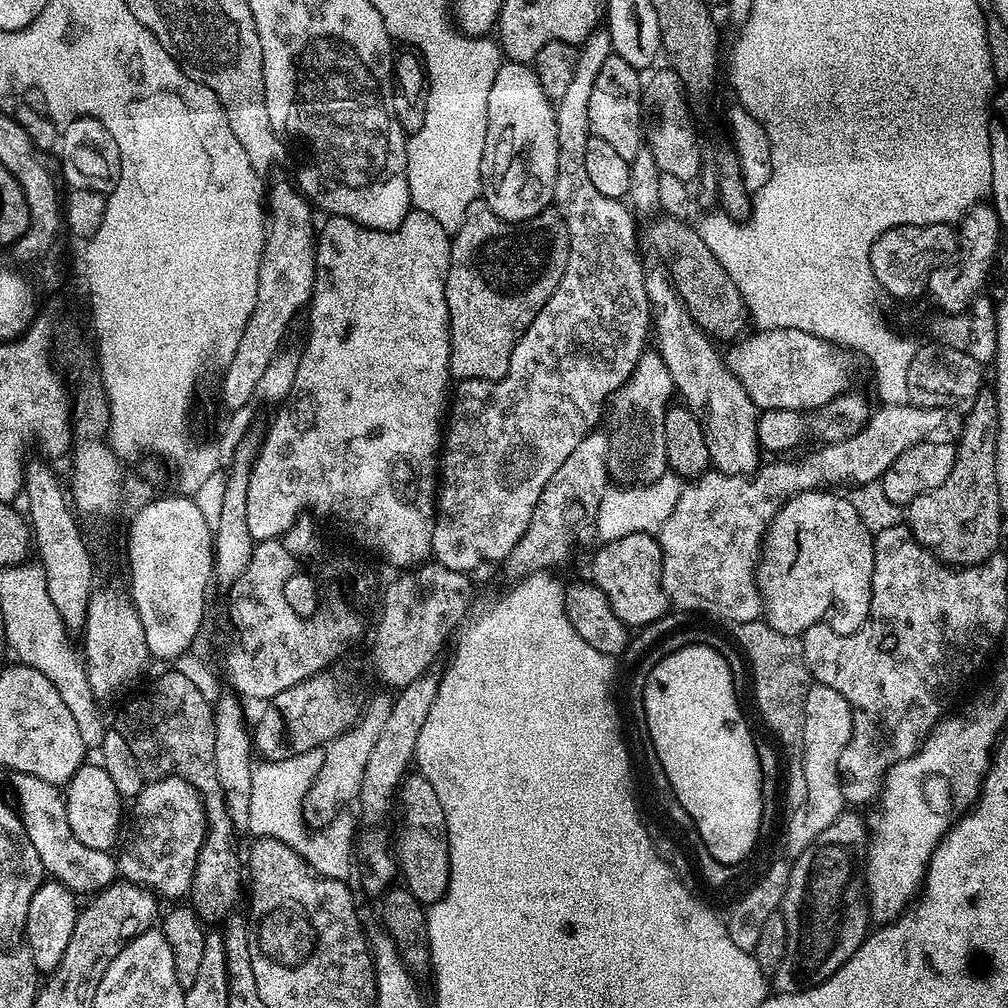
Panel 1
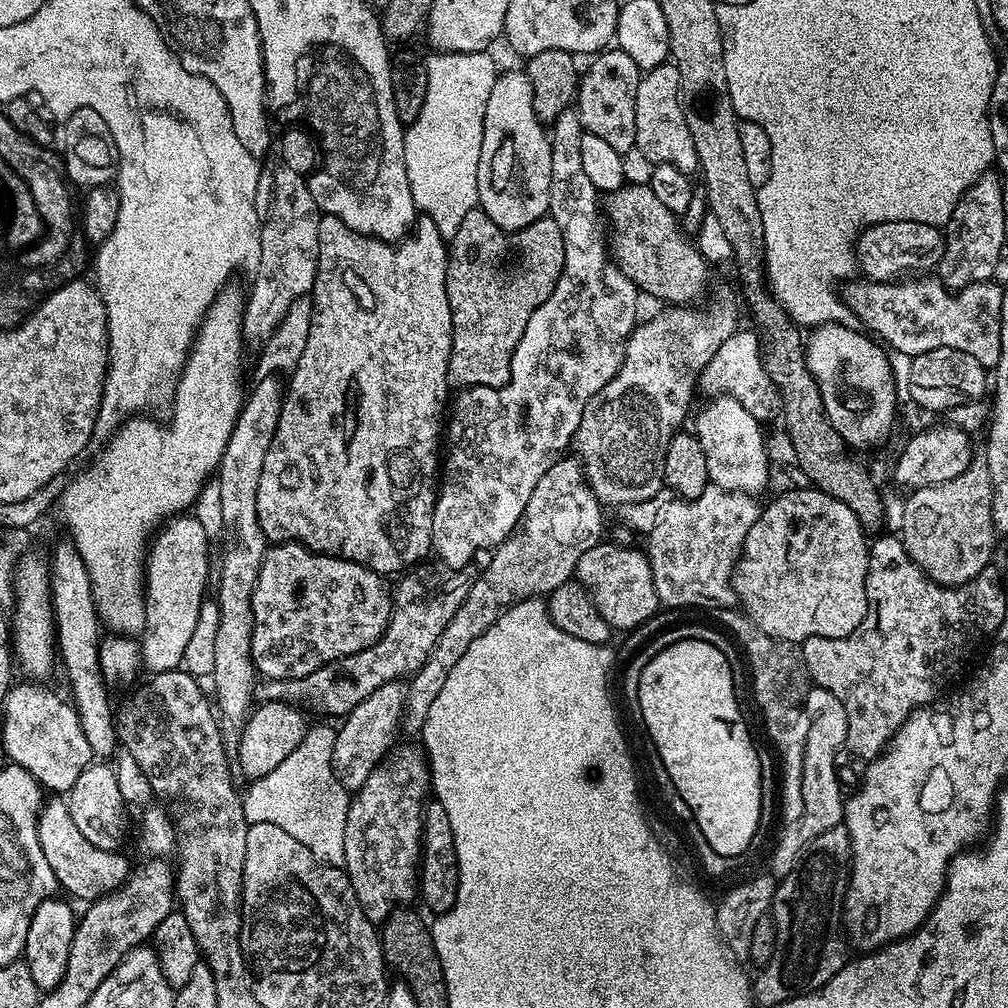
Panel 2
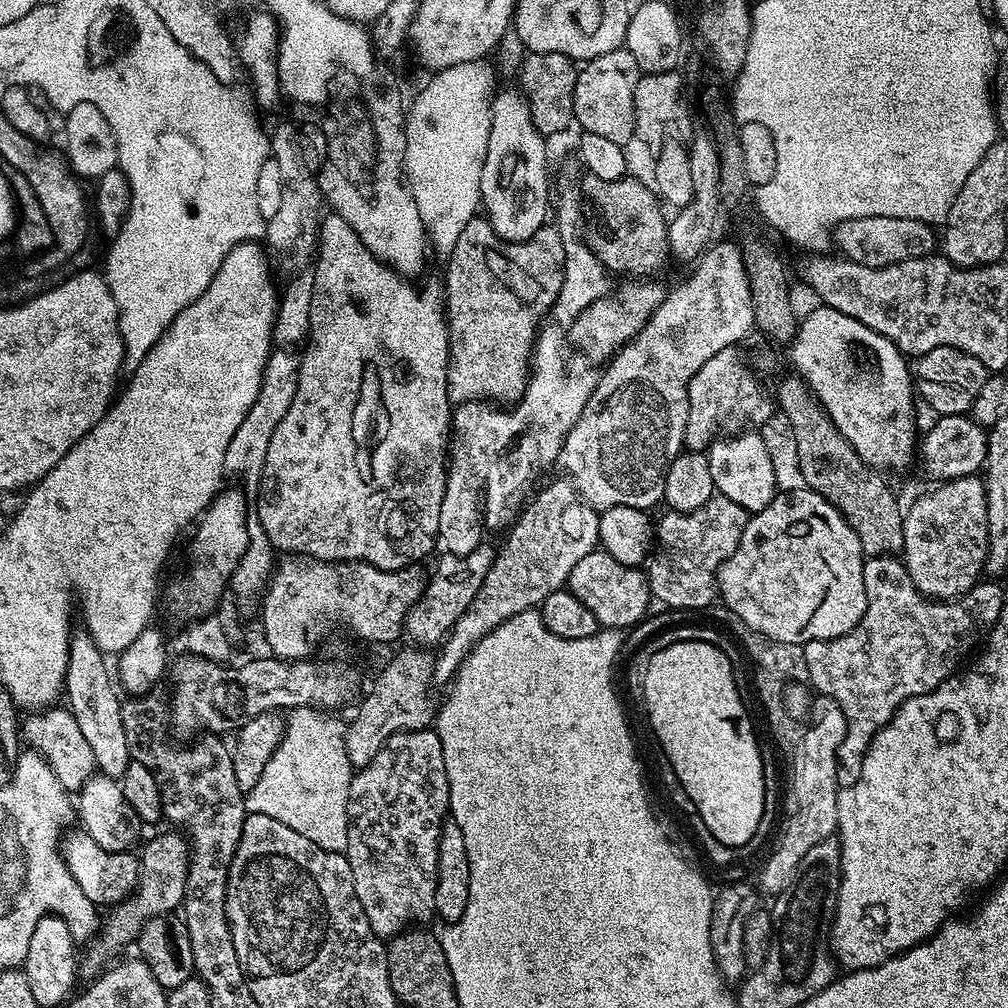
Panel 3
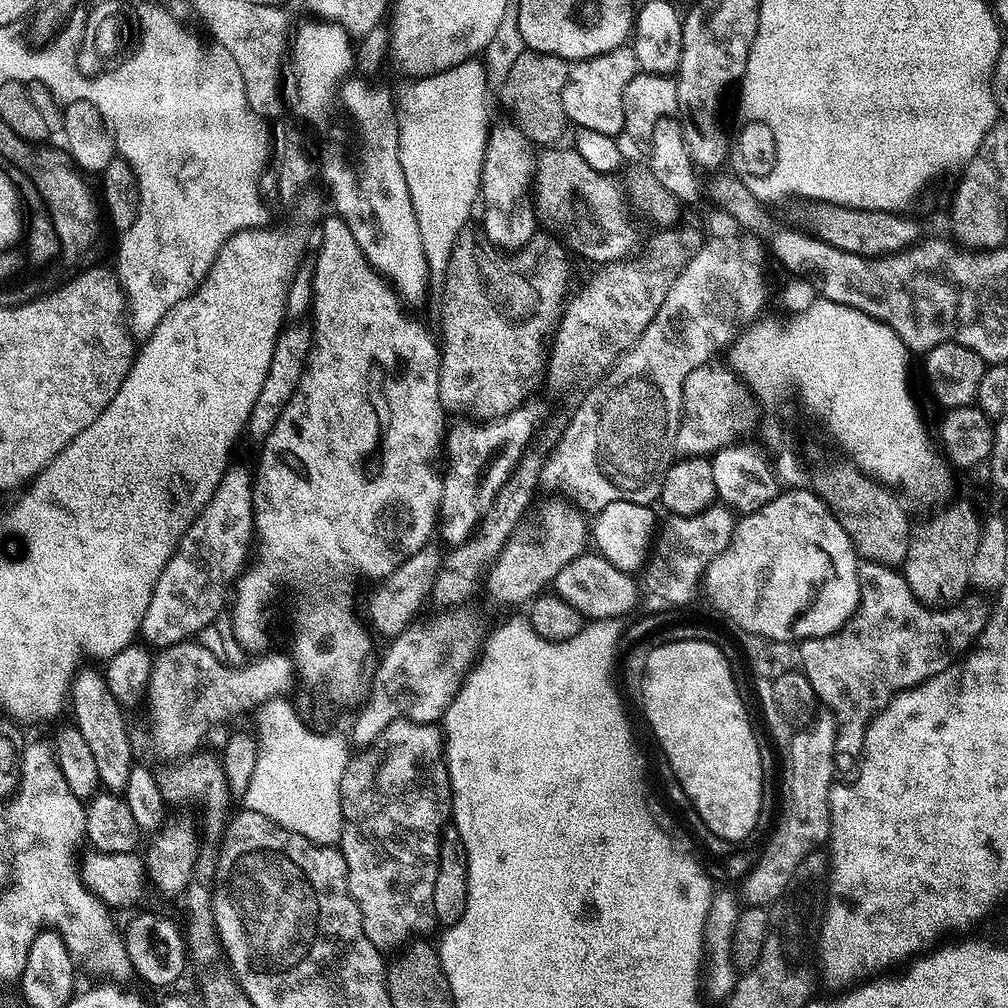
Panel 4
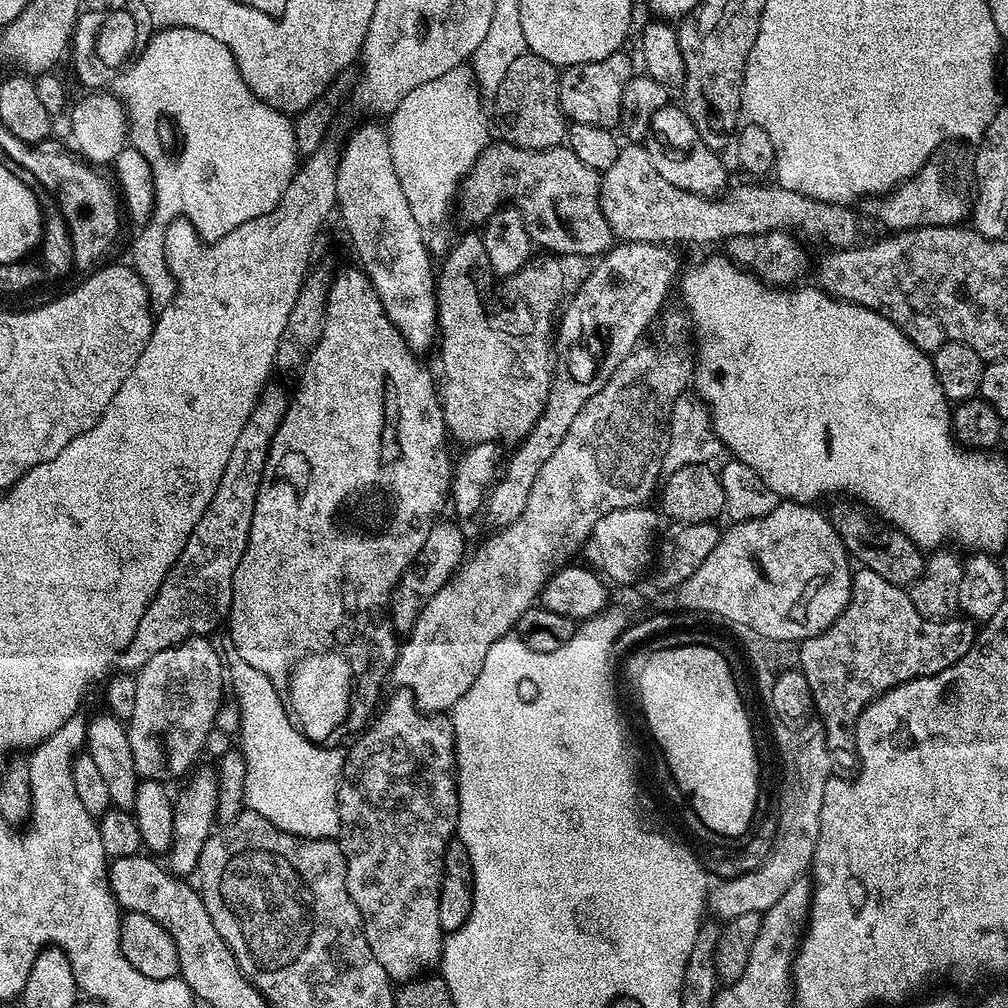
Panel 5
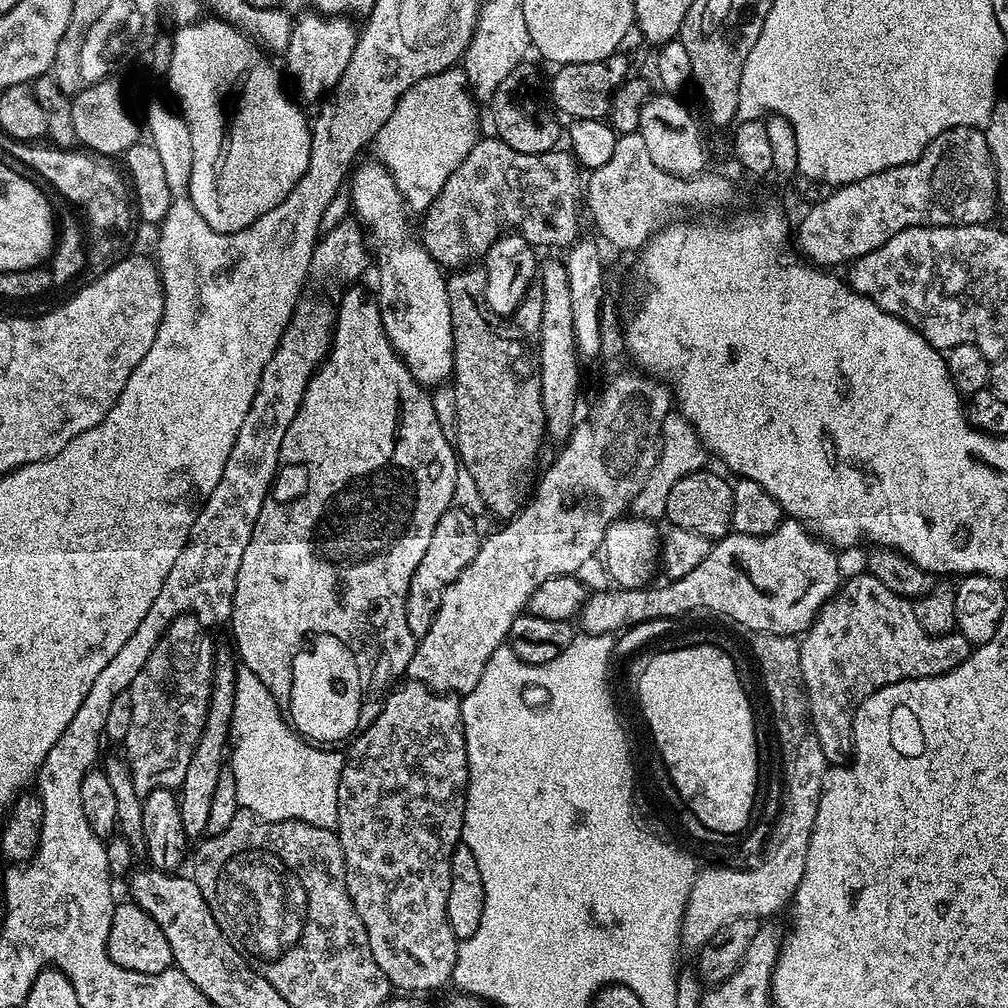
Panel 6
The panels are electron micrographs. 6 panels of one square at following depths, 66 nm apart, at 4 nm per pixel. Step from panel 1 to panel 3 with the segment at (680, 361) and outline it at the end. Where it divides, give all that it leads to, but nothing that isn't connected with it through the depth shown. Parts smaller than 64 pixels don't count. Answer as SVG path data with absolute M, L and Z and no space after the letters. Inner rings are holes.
M748 431L713 440L706 449L706 455L710 462L710 478L714 478L716 492L730 498L730 502L738 502L738 506L742 506L751 514L770 506L778 489L773 463L770 462L770 455L759 431Z

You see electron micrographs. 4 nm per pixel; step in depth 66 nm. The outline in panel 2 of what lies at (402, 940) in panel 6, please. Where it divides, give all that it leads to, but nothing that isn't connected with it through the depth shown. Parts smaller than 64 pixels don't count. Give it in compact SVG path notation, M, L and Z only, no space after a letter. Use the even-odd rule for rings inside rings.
M393 747L363 786L355 789L348 805L343 867L366 918L373 922L387 920L395 908L411 905L418 896L424 809L432 773L428 771L427 755L416 748Z

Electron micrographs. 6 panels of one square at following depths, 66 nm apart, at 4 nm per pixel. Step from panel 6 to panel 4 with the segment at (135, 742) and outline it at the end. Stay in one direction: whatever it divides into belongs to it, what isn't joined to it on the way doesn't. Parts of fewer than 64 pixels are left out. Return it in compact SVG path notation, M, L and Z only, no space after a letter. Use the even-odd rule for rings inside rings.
M185 642L183 644L175 644L169 648L157 651L155 653L152 662L152 673L148 679L148 690L146 693L146 709L148 708L148 728L152 731L152 748L161 756L162 759L168 760L164 762L179 762L186 756L191 756L201 747L200 744L204 740L204 735L208 732L208 727L212 724L212 716L220 716L223 712L248 712L251 713L254 709L258 708L260 705L264 704L267 700L272 700L275 698L280 698L285 695L284 692L288 687L291 686L292 680L294 684L294 665L292 662L291 655L284 654L284 656L274 652L270 656L265 655L263 658L265 660L260 660L255 664L255 662L249 662L243 666L229 666L224 663L223 659L215 651L211 652L204 644L196 644L200 642Z

